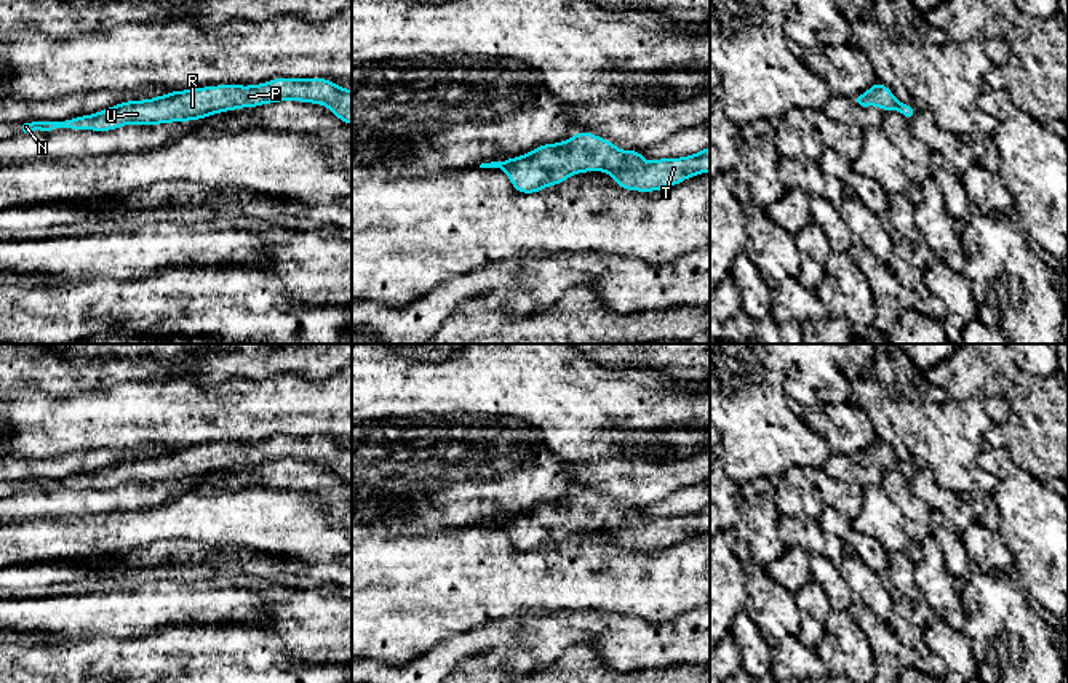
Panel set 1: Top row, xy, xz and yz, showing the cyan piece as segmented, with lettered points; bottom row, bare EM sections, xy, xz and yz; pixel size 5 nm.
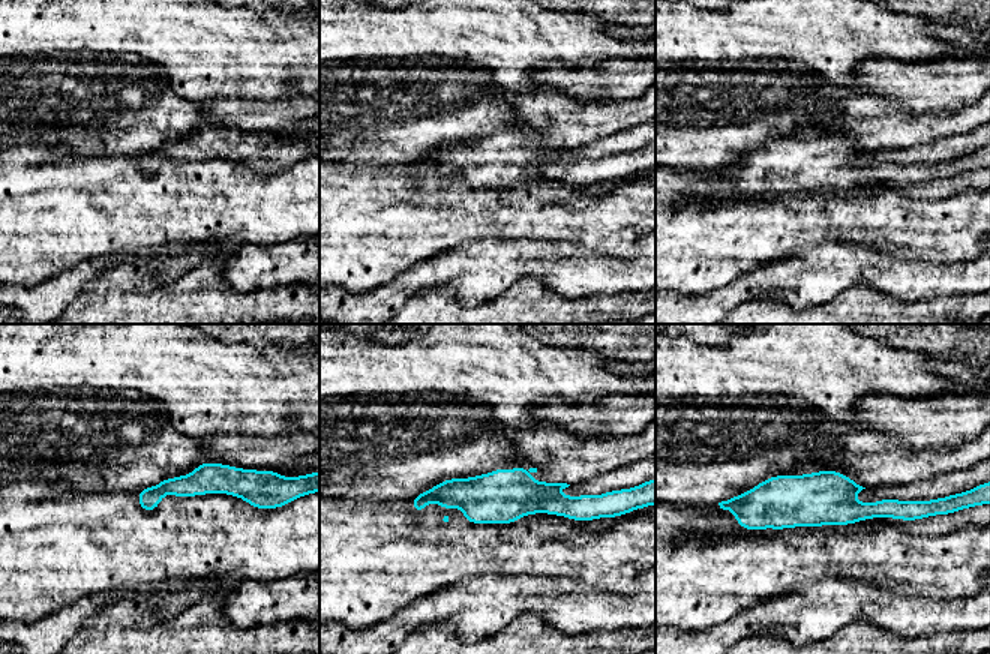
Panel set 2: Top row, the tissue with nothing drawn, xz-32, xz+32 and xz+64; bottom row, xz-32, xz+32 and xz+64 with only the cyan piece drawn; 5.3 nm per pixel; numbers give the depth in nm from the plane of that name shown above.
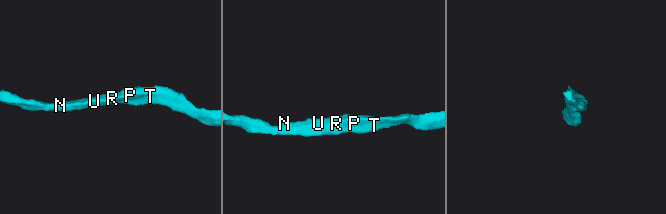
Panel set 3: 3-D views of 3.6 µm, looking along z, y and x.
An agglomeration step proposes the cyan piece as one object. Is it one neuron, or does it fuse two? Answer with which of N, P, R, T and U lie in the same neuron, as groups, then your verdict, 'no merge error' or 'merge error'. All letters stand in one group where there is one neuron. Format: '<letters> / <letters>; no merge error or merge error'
N P R T U; no merge error

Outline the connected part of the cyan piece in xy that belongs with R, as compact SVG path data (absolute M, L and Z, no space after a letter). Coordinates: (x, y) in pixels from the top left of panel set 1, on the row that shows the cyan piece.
M272 78L267 83L248 88L241 85L219 85L171 91L153 99L122 102L98 114L66 122L24 123L22 131L38 130L42 133L53 133L58 128L110 131L128 123L158 125L200 120L217 112L256 107L285 99L323 104L339 120L352 125L352 90L342 90L328 78Z

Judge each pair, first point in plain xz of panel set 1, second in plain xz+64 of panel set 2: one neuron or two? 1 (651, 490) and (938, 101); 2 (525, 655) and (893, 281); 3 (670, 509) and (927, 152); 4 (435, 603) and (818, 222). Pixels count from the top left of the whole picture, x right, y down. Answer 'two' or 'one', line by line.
1: two
2: one
3: one
4: one

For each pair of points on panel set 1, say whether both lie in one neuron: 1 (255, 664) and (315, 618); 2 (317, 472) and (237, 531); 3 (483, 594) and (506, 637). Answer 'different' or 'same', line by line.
1: different
2: different
3: different

